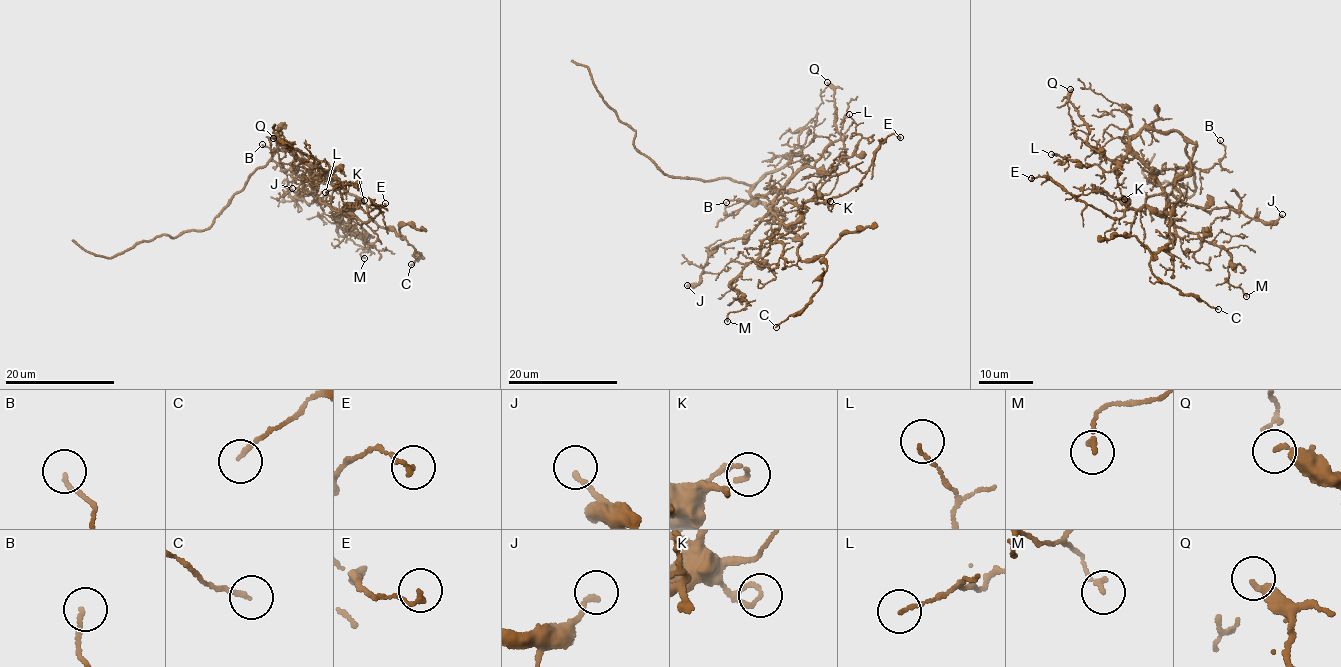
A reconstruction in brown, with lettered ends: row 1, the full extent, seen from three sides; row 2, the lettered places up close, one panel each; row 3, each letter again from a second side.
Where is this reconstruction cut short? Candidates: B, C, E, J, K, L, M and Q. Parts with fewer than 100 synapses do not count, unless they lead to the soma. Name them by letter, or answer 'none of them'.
none of them

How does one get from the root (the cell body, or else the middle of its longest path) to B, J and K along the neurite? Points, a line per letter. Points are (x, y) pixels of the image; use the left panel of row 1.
B: (283, 149), (296, 150), (320, 168), (328, 183), (316, 185), (316, 196), (292, 171), (281, 170), (262, 144)
J: (283, 149), (318, 165), (328, 182), (316, 185), (318, 199), (310, 203), (294, 200), (302, 198), (292, 188)
K: (283, 149), (296, 150), (320, 168), (328, 182), (316, 185), (323, 204), (346, 213), (364, 200)

